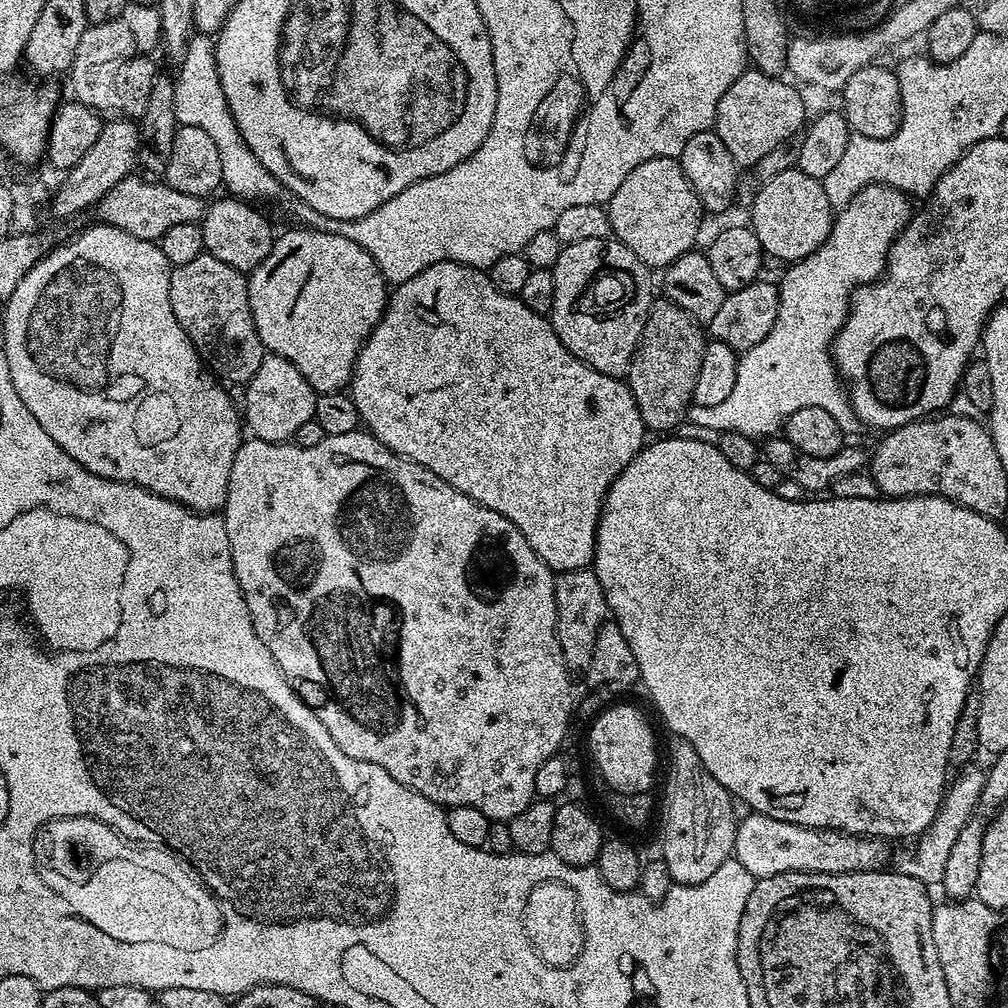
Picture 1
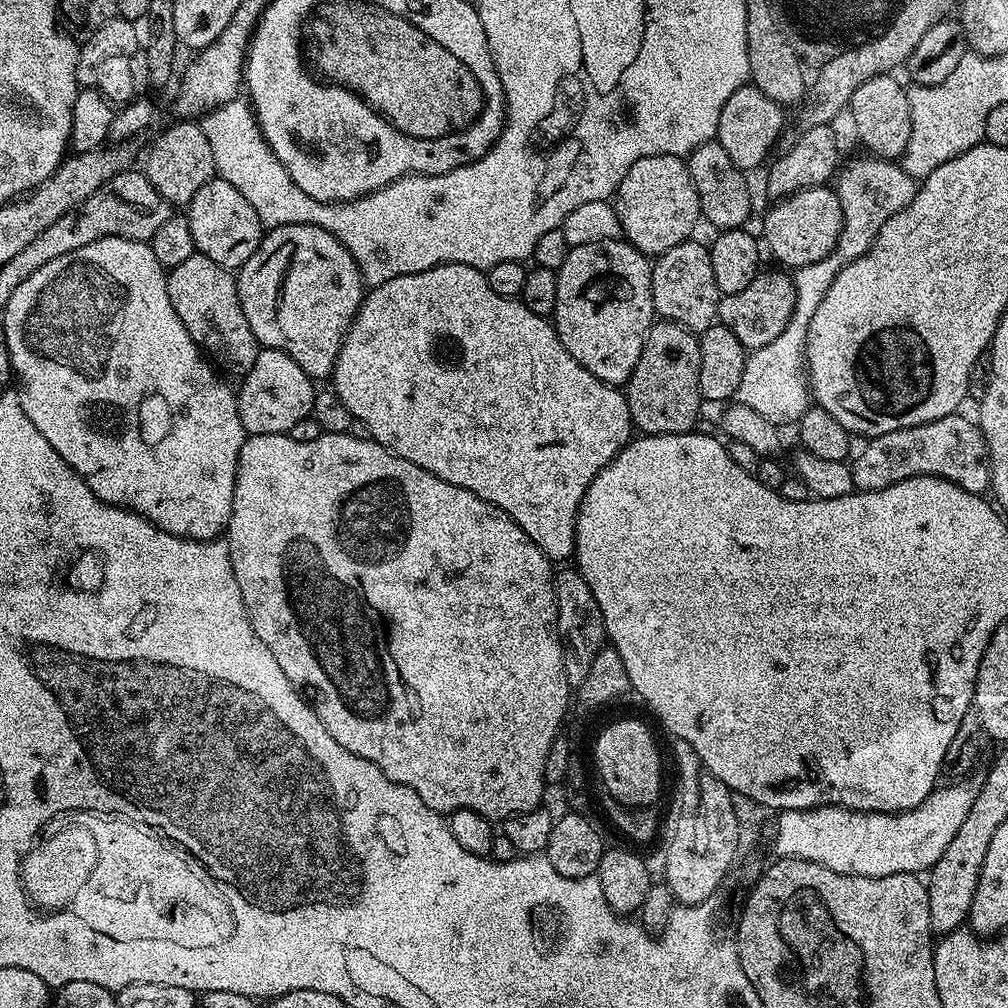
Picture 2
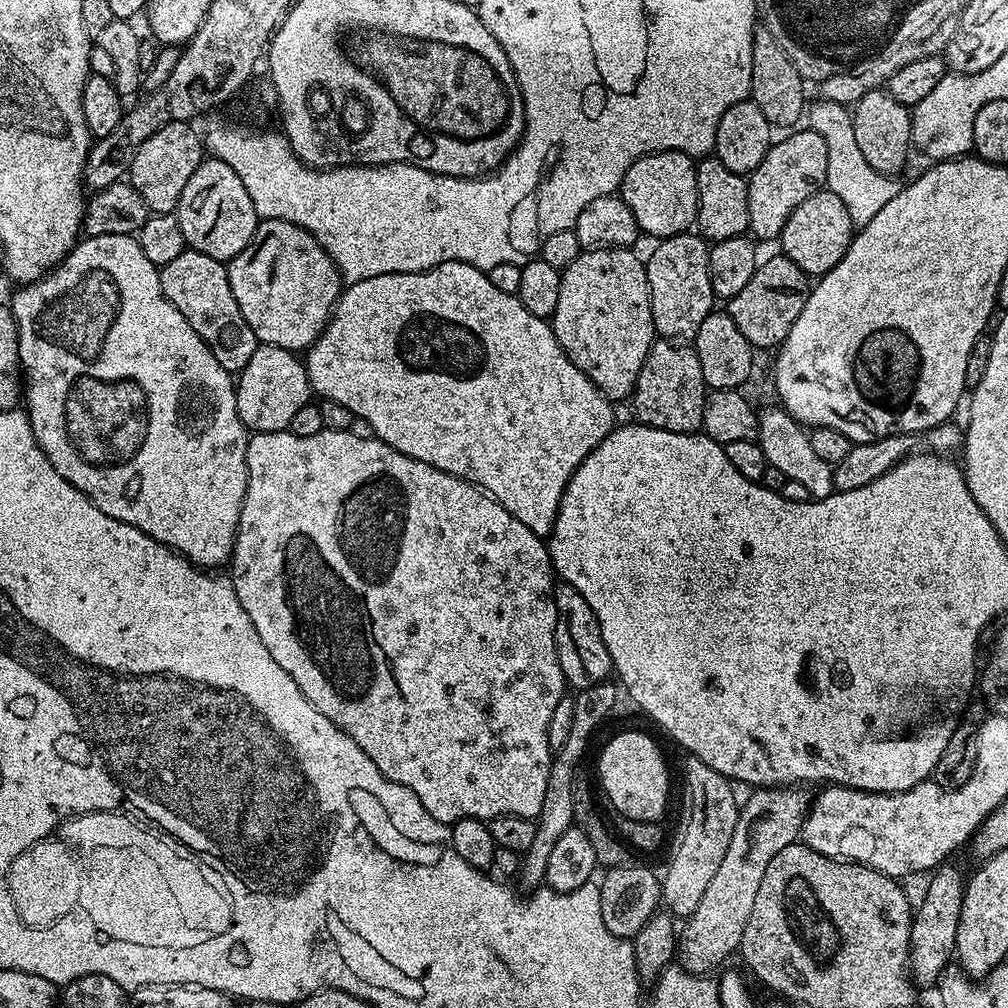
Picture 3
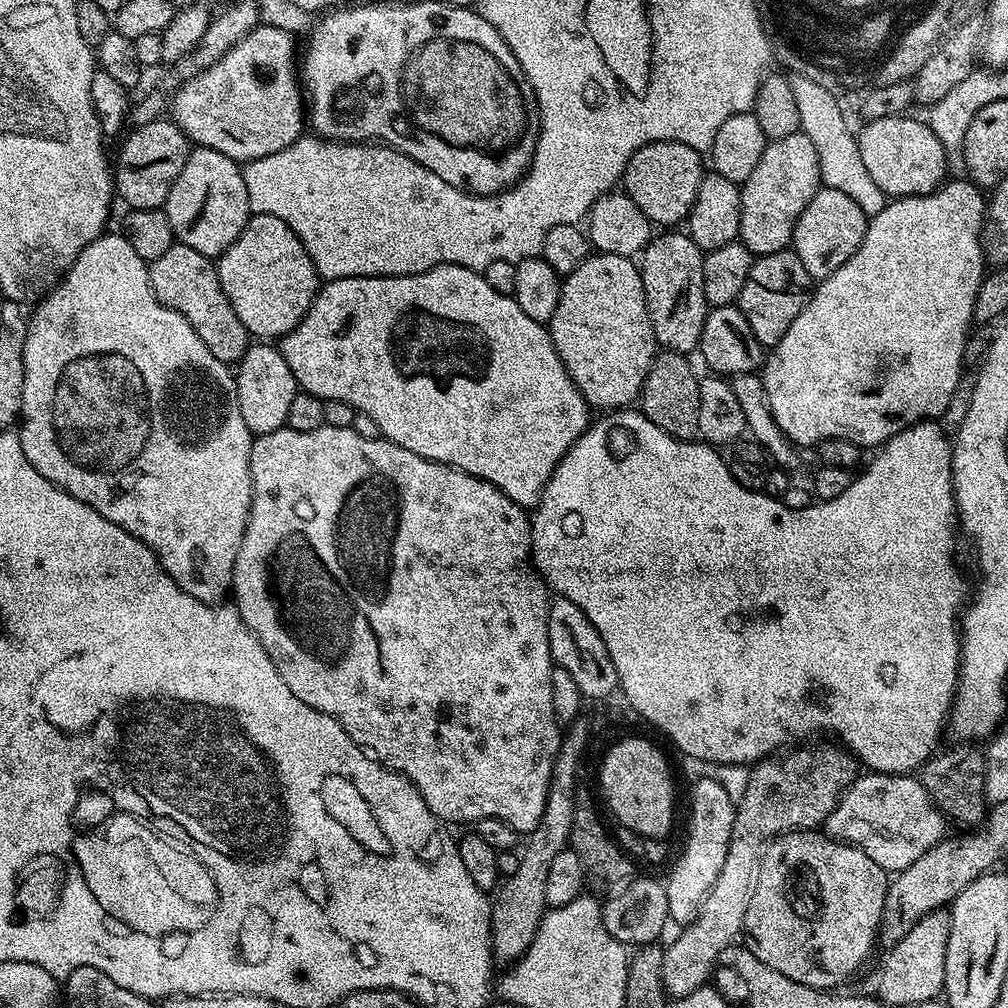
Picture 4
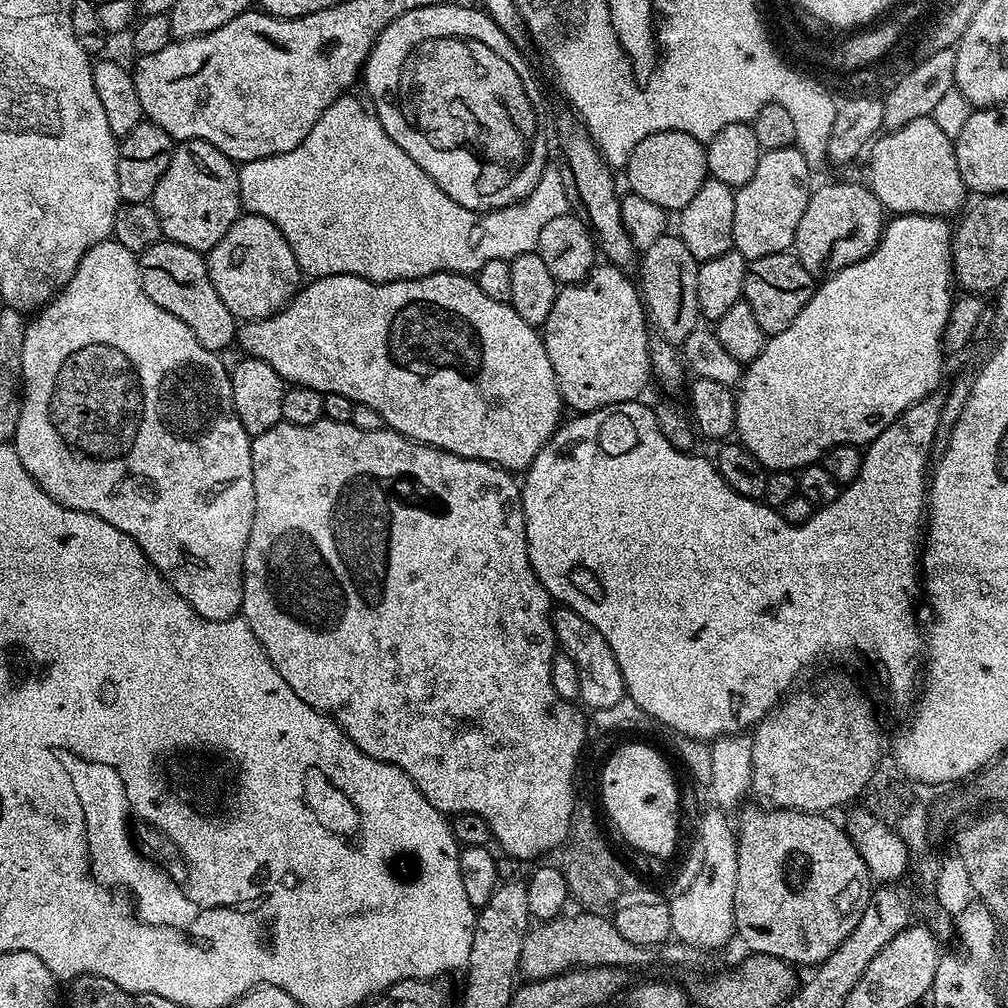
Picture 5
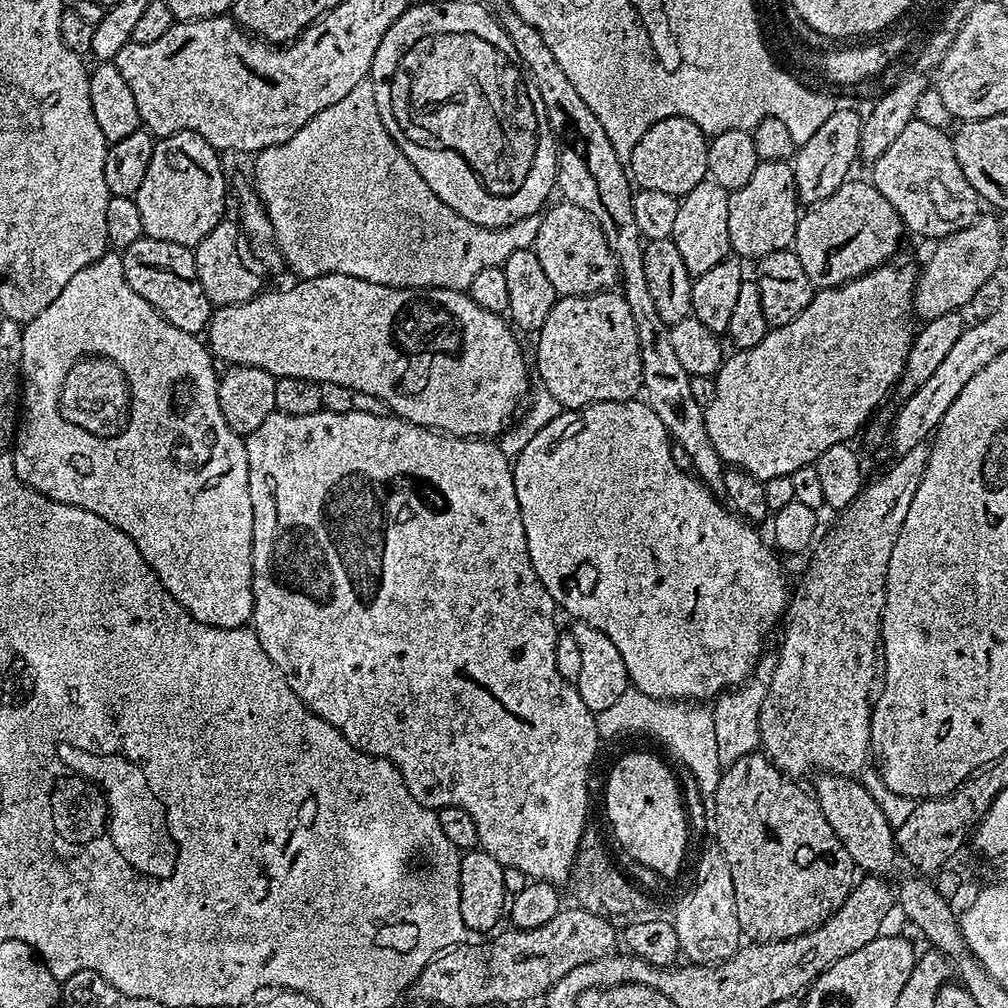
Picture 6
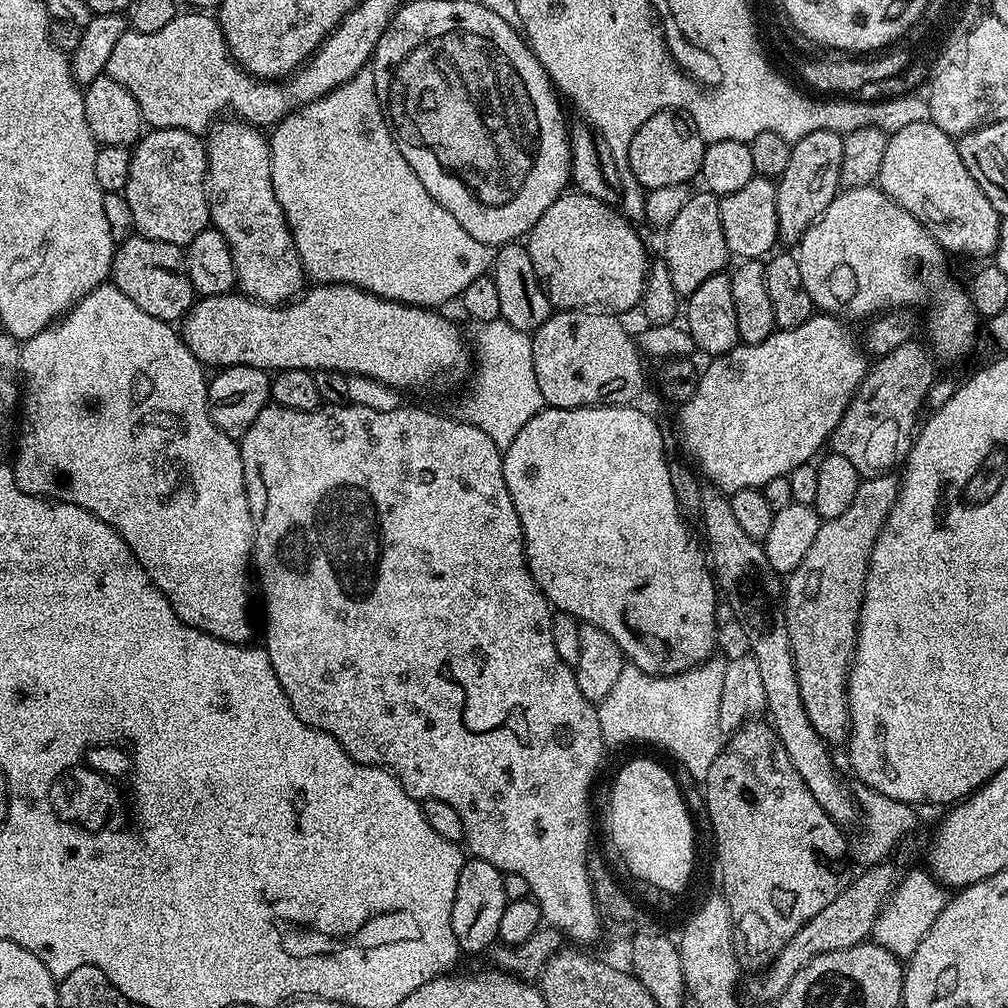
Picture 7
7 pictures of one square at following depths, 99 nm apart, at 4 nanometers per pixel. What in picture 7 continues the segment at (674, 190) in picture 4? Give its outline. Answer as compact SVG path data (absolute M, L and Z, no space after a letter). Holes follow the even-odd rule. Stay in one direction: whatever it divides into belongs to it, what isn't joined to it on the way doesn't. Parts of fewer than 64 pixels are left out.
M679 110L659 112L636 128L634 138L628 143L628 165L645 190L688 184L699 177L705 147L696 123L687 114Z

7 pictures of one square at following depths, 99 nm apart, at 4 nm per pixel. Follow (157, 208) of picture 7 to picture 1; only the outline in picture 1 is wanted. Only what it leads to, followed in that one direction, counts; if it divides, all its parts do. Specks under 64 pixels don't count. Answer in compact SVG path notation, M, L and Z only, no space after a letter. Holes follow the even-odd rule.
M240 198L227 199L213 199L207 205L204 219L200 224L204 251L207 255L226 262L226 266L234 266L239 272L248 274L259 266L262 258L266 258L266 254L270 254L274 231L272 232L271 226L268 225L267 218L256 209L259 207Z

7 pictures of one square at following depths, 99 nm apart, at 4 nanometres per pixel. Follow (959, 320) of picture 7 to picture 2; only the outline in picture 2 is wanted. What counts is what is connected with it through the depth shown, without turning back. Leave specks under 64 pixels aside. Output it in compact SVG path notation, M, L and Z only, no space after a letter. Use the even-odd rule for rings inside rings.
M817 186L815 188L803 188L800 192L795 192L792 196L785 196L783 199L779 201L780 204L777 208L772 208L768 213L764 216L764 240L763 243L766 245L768 243L768 248L772 251L772 256L777 260L777 265L783 266L788 270L795 270L797 268L801 268L802 266L810 266L814 262L822 262L822 258L826 258L829 254L836 251L836 243L838 242L838 238L842 234L842 226L844 223L842 222L842 206L838 202L838 198L836 197L835 191L831 187L828 186Z

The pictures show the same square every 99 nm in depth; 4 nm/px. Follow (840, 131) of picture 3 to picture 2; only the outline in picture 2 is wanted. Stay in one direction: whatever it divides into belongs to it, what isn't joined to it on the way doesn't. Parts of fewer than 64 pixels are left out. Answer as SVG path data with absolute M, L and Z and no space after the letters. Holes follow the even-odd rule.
M883 158L867 159L852 160L848 165L845 163L835 177L834 191L842 206L842 222L844 223L842 234L836 243L836 251L826 258L822 258L822 262L814 262L810 266L795 269L792 281L796 291L796 301L794 302L794 314L790 314L790 322L786 322L786 330L782 330L782 334L778 334L778 338L774 338L774 342L761 348L753 348L746 356L742 370L742 382L738 382L735 399L750 410L758 410L758 414L762 414L762 418L766 418L778 426L785 426L784 424L788 423L791 425L793 422L799 421L802 413L810 407L810 389L806 375L804 347L806 346L806 334L810 330L810 318L814 318L814 310L818 310L818 302L822 302L822 298L826 298L826 290L830 290L834 278L847 264L854 262L860 256L865 256L872 249L874 238L885 222L894 218L894 214L898 214L898 210L905 208L916 197L917 185L903 167Z

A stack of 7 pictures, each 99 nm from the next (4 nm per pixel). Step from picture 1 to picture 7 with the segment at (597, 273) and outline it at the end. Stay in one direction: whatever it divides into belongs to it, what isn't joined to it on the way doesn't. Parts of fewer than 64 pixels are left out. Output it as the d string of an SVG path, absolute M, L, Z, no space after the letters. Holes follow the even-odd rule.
M563 310L553 311L551 316L542 322L542 326L537 332L531 333L532 353L534 354L534 378L538 378L538 390L542 390L542 398L545 405L549 408L599 408L601 406L628 406L633 403L632 400L644 388L644 368L640 365L642 353L638 347L637 341L620 325L621 317L611 312L603 310L581 310L579 312L566 312Z

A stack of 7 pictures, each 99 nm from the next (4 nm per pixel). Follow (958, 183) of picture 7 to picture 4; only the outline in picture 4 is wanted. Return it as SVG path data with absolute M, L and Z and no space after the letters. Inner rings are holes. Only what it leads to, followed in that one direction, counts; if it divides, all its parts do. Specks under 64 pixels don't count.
M889 114L867 121L863 126L865 128L858 132L862 166L866 166L870 178L874 178L874 186L878 186L885 197L929 196L945 183L946 147L923 119L911 120L908 114Z

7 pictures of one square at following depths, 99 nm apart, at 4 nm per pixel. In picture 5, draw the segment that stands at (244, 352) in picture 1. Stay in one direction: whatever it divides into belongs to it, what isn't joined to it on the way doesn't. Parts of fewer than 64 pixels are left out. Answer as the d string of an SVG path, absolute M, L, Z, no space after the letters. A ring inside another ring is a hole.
M161 239L145 252L139 253L140 285L150 298L150 302L158 302L162 310L174 314L194 333L194 338L206 350L220 354L223 348L233 347L238 336L238 321L226 310L226 302L218 298L218 290L214 290L214 282L210 282L207 259L193 248L182 246L173 240Z

